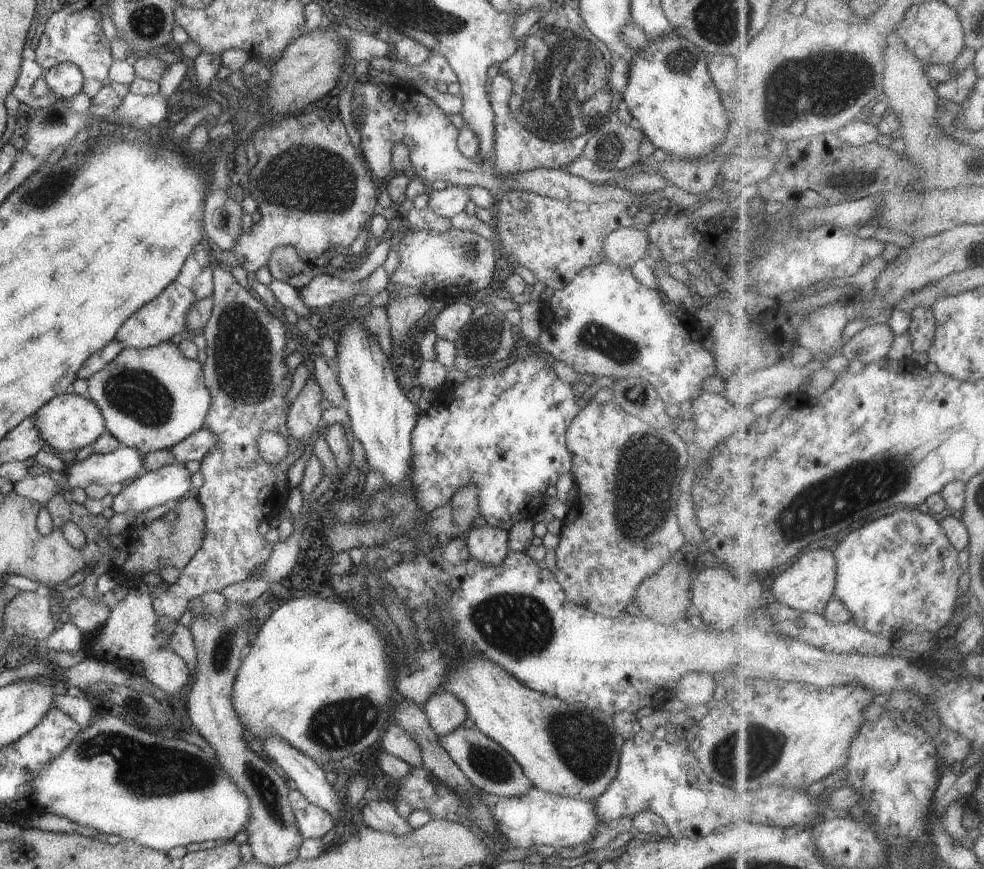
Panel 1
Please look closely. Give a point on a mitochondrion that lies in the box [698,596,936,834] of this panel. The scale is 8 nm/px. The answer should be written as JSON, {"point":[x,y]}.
{"point":[753,749]}

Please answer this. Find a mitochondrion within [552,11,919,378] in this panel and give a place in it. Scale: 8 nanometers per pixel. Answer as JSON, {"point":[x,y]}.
{"point":[826,85]}

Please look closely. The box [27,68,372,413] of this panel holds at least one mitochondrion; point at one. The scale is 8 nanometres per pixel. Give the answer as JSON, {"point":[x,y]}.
{"point":[314,179]}

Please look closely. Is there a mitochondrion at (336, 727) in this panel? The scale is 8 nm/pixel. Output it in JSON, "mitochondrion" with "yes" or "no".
{"mitochondrion":"yes"}

